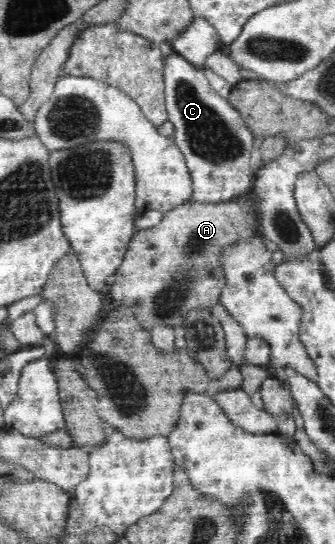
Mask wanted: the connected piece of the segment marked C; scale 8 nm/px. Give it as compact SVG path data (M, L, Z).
M174 50L163 59L163 77L165 78L167 120L174 125L174 142L185 157L191 174L193 188L191 200L202 203L221 203L232 201L235 197L248 193L253 186L250 158L254 148L254 133L246 127L238 110L227 102L226 97L219 96L216 90L212 89L203 67L190 63Z

